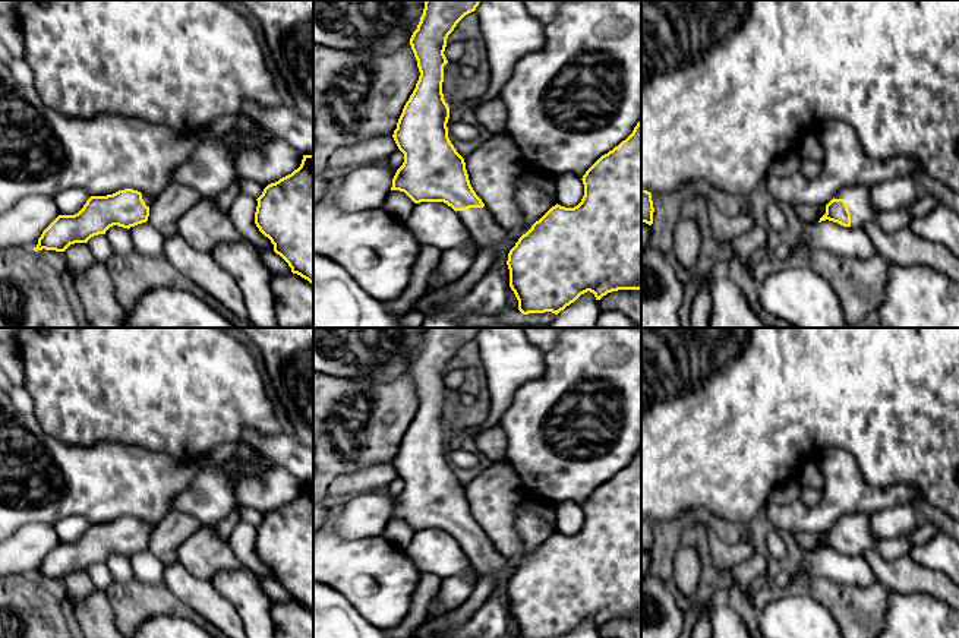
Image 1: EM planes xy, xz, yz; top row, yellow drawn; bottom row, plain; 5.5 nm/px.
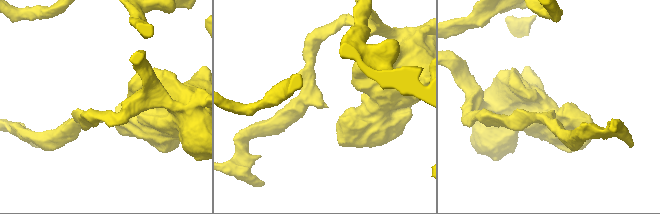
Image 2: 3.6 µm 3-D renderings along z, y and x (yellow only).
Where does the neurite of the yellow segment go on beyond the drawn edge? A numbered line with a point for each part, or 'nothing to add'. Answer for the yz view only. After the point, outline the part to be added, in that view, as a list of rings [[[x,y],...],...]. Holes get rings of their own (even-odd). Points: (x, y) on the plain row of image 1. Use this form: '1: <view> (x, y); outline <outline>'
1: yz (858, 527); outline [[[854,514],[839,519],[835,527],[843,527],[851,540],[851,555],[862,555],[871,547],[877,547],[877,538],[873,536],[870,515]]]

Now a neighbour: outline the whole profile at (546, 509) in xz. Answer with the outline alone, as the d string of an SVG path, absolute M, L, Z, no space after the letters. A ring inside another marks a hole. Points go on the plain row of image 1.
M530 496L524 505L539 517L556 524L556 506L551 500Z

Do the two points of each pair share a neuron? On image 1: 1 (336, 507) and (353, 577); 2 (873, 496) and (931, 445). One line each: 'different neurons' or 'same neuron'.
1: same neuron
2: different neurons

